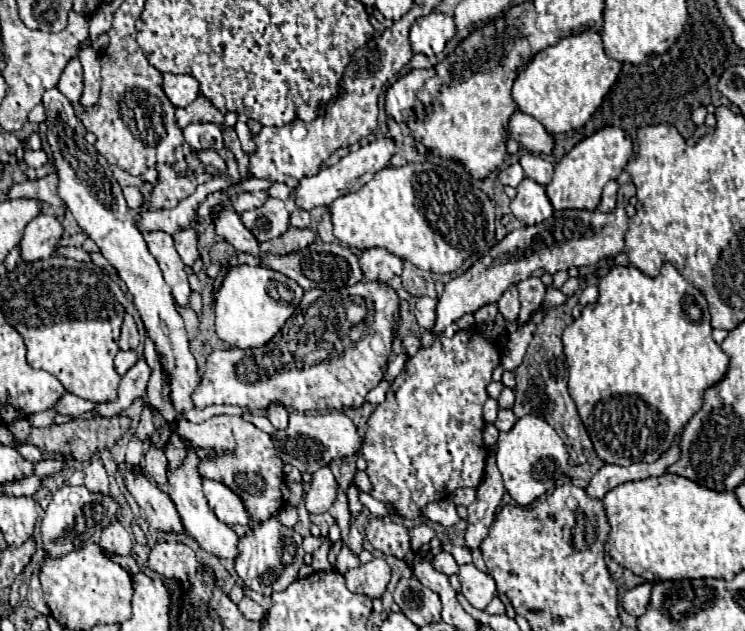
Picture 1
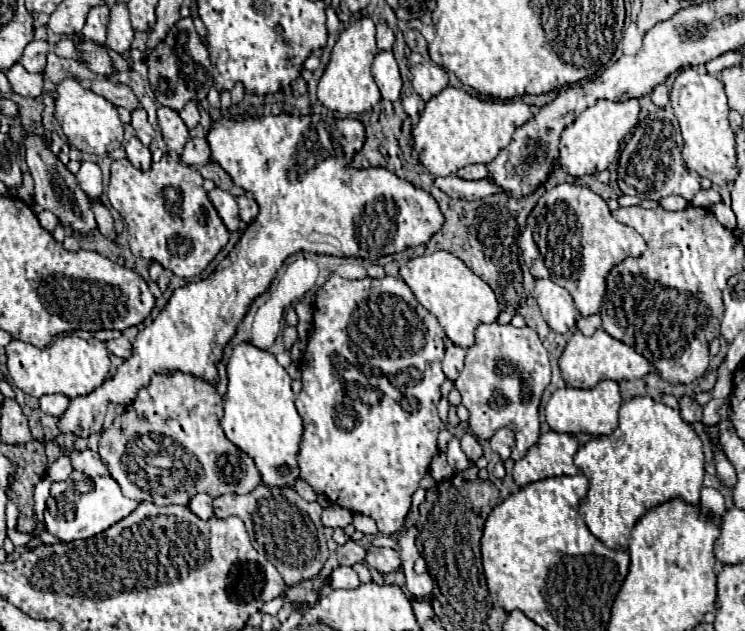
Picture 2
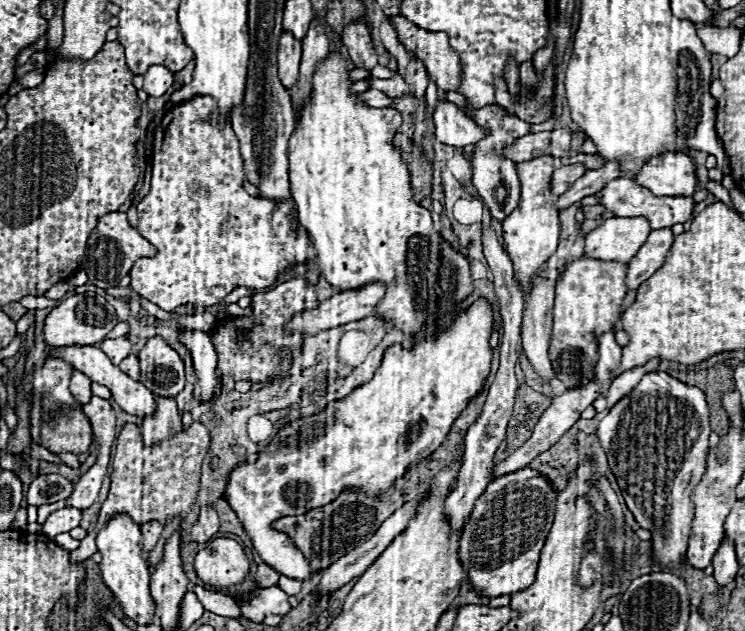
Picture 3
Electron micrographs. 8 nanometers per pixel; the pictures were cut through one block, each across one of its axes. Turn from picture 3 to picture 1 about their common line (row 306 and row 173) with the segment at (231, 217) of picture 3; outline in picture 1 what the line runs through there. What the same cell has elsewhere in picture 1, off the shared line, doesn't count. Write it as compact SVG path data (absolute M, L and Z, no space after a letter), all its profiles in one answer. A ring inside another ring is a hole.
M156 164L156 170L160 172L160 178L158 178L158 182L156 182L154 190L152 190L152 202L150 202L152 210L174 208L180 200L188 198L188 196L196 190L196 186L198 186L198 184L202 184L202 182L206 182L206 180L210 180L210 178L212 178L208 172L192 174L192 178L188 178L188 176L178 176L178 174L174 172L174 168L172 168L172 166L166 166L166 164Z

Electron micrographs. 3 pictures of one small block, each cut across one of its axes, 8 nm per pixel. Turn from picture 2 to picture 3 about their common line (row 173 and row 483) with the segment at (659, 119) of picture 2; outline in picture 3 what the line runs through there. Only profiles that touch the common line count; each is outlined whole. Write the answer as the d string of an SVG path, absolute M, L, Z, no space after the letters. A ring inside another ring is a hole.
M656 372L656 388L644 382L644 388L634 388L628 396L624 396L600 422L598 426L598 440L606 450L608 464L616 482L622 490L622 496L632 510L640 528L652 534L652 554L654 560L668 568L682 566L684 554L688 550L690 532L692 532L692 502L690 492L692 486L698 484L704 472L704 460L708 450L708 436L710 436L710 420L708 420L708 404L706 396L700 388L686 386L684 382L668 376L666 372Z

